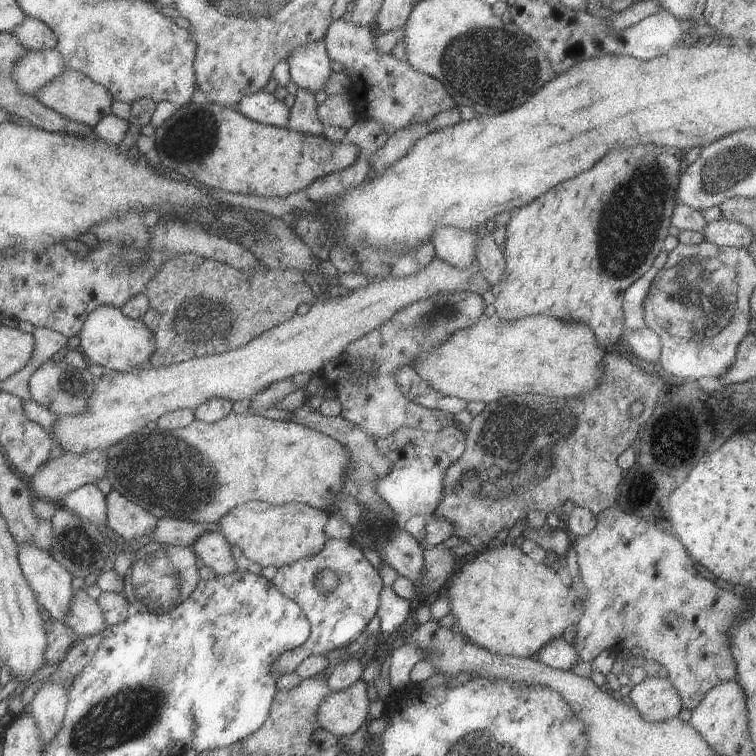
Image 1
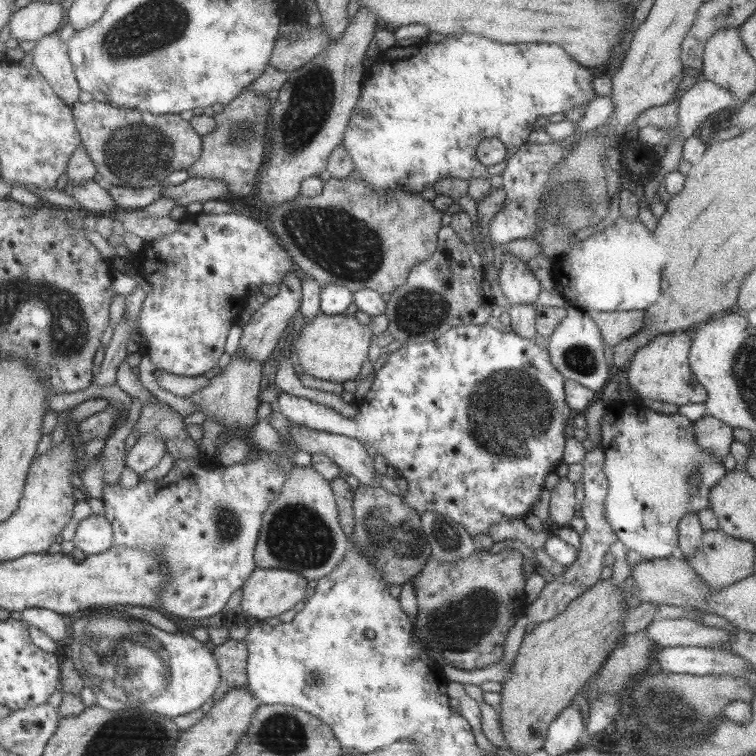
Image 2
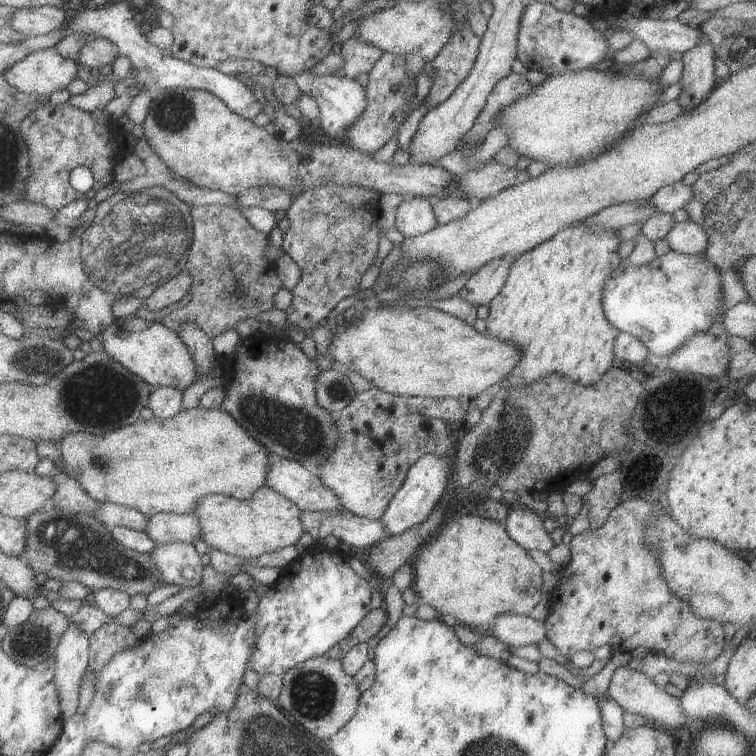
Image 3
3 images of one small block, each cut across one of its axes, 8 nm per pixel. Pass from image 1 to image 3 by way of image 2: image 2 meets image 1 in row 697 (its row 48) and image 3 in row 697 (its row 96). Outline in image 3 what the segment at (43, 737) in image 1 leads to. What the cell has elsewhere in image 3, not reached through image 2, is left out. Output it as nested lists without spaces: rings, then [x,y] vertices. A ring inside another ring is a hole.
[[[69,623],[57,643],[53,658],[55,659],[54,683],[58,688],[58,703],[60,704],[62,718],[68,719],[74,715],[78,705],[81,676],[88,661],[88,635],[81,631],[75,623]]]

